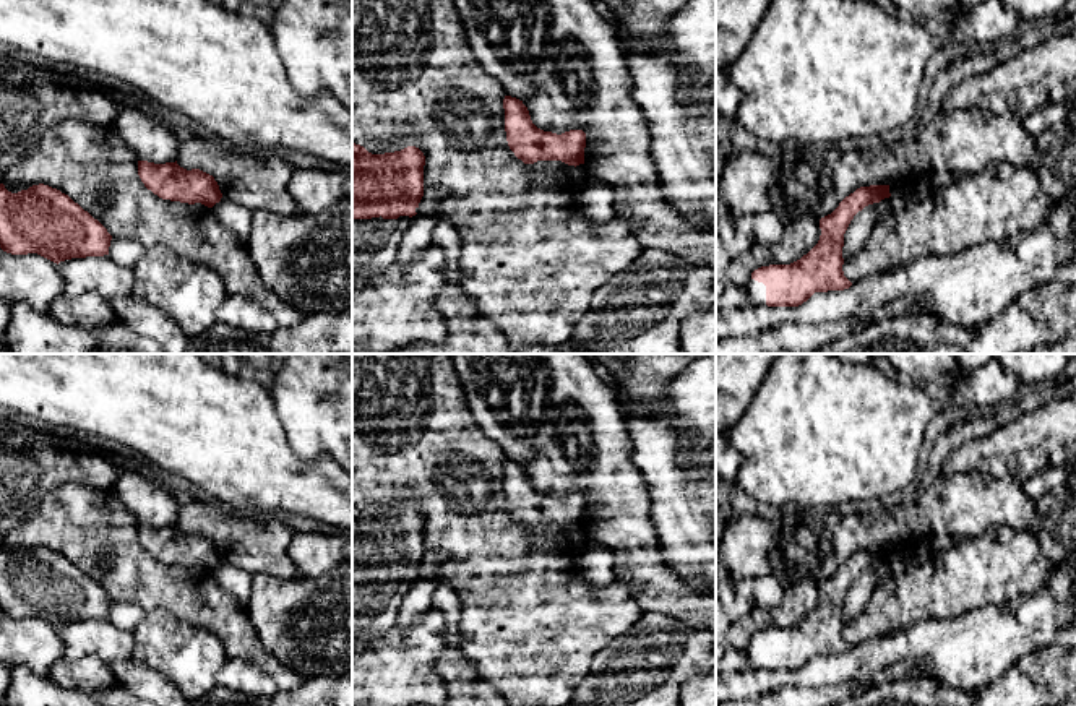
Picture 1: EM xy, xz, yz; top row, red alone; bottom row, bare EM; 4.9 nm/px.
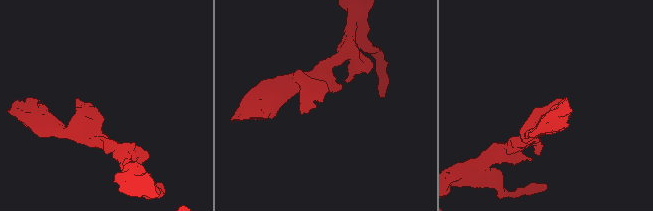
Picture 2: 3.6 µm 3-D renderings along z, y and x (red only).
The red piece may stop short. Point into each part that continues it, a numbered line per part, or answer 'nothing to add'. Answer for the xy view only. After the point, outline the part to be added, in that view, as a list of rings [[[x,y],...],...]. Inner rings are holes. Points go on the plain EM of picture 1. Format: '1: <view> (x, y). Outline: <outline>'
nothing to add

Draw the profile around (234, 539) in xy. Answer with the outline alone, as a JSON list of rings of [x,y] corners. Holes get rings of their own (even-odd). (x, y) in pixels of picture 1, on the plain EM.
[[[242,513],[226,516],[222,527],[206,524],[198,532],[214,540],[222,562],[252,575],[268,573],[281,579],[297,576],[295,566],[286,553],[295,532],[276,518],[258,521]]]

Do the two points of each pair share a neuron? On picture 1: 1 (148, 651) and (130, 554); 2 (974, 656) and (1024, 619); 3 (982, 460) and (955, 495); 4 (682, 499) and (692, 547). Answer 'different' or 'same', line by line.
1: different
2: same
3: different
4: same

